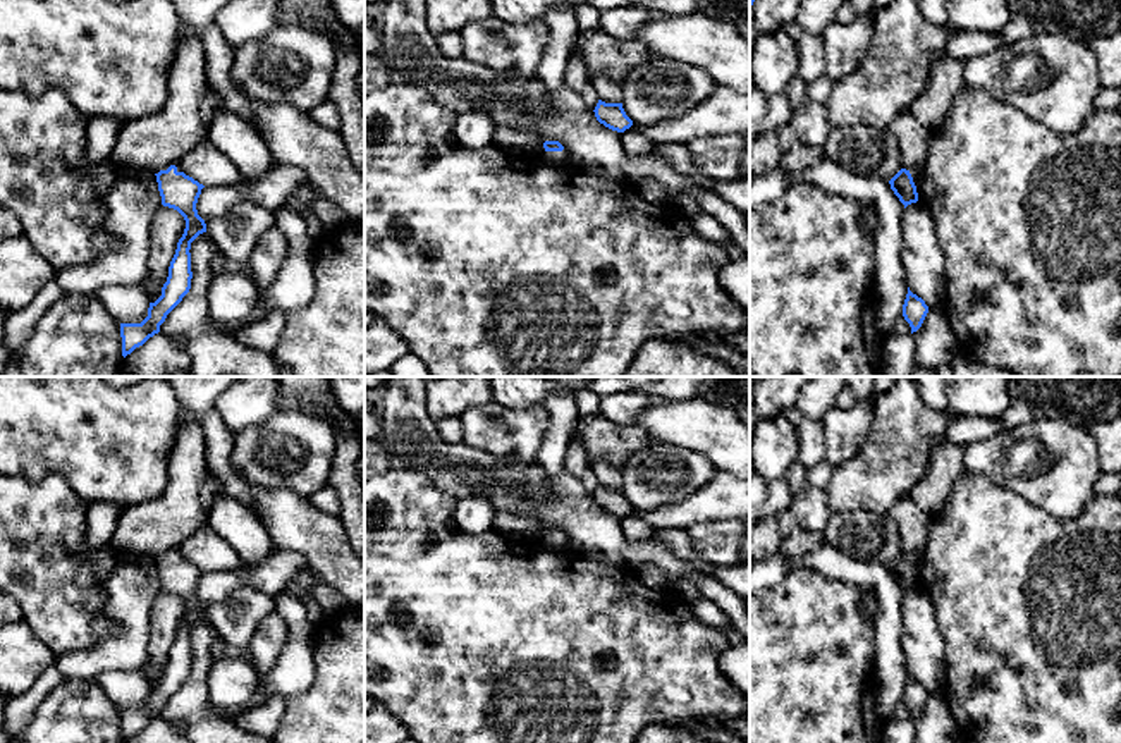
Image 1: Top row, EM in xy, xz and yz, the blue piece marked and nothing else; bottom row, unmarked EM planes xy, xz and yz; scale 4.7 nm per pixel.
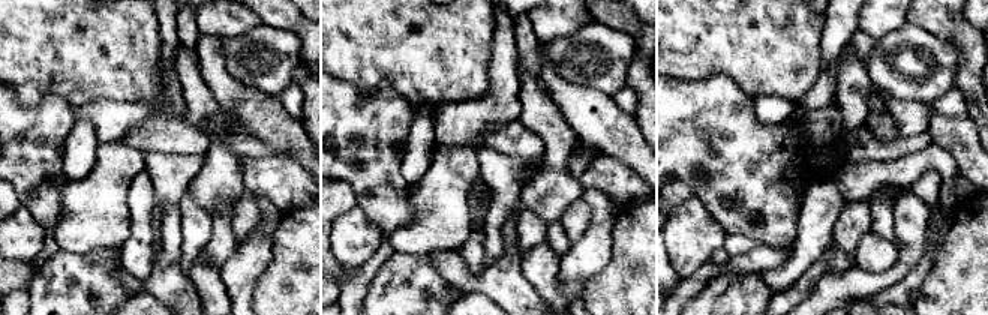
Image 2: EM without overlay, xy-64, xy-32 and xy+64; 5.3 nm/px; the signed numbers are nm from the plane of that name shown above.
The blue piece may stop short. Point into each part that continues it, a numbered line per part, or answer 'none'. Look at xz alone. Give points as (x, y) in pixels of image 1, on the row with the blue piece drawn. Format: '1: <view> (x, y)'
1: xz (561, 159)

